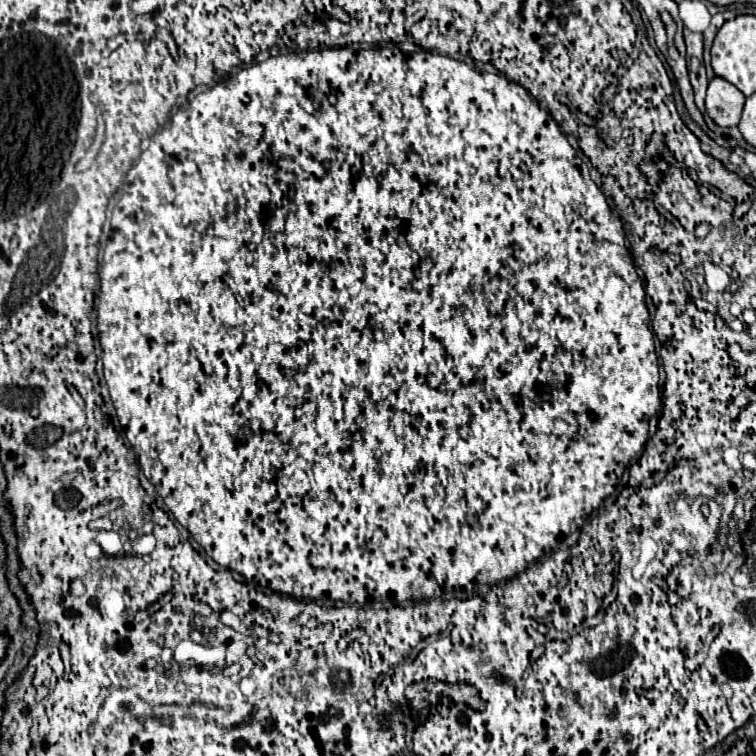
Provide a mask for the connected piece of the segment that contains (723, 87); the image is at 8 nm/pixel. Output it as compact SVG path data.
M714 78L708 84L706 112L718 126L738 126L744 108L744 94L724 78Z

